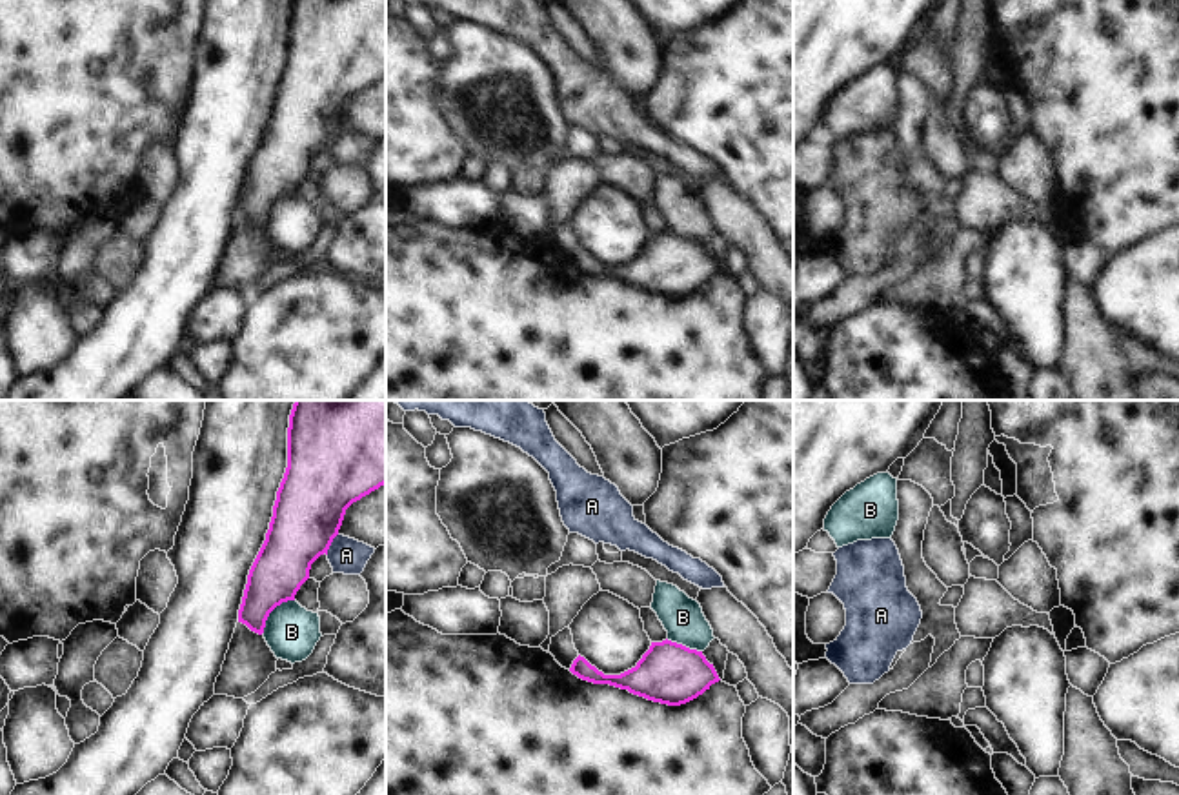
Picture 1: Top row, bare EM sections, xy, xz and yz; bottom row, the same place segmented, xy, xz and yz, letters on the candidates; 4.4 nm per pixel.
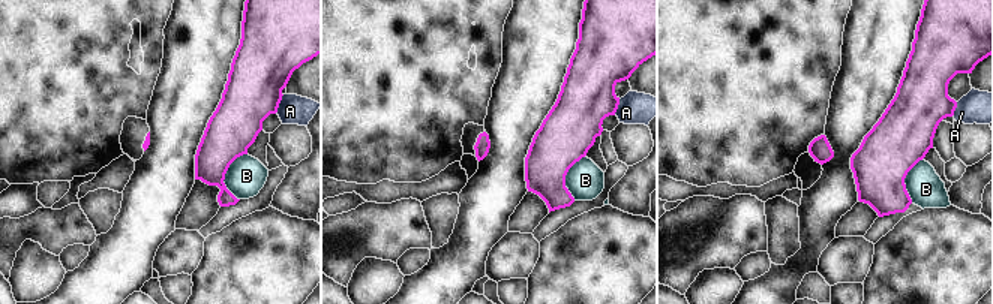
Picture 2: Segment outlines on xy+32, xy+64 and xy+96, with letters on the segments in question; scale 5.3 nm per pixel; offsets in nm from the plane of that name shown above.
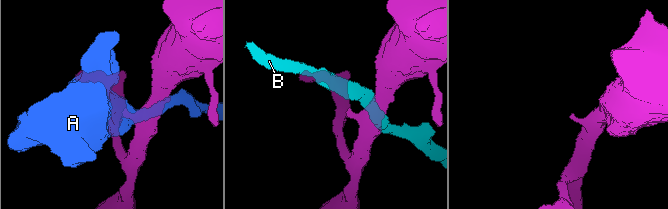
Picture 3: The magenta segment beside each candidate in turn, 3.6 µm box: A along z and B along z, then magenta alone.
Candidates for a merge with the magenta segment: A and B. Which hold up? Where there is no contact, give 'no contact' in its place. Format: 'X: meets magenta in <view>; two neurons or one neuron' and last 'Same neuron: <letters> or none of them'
A: meets magenta in xy; two neurons
B: meets magenta in xy; two neurons
Same neuron: none of them

